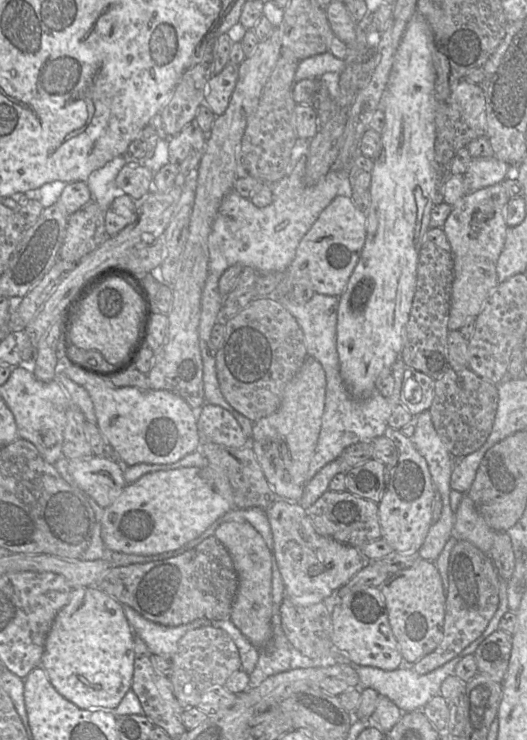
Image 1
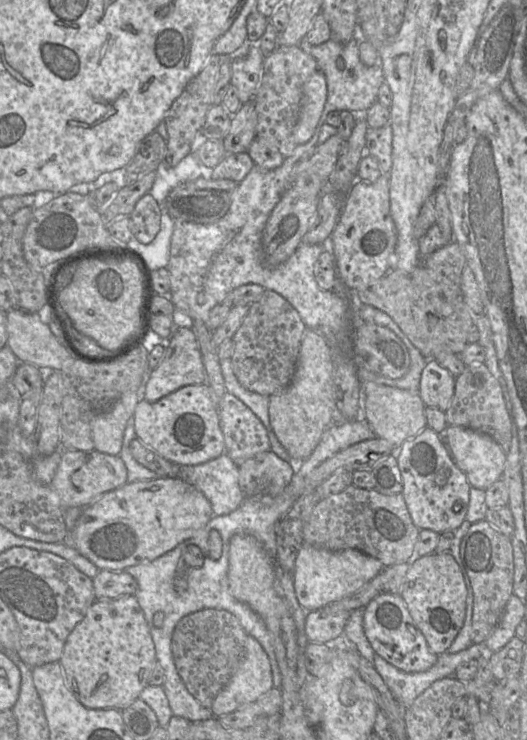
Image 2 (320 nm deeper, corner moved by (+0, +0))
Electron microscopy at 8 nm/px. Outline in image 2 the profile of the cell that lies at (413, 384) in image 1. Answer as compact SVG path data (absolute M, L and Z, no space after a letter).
M427 360L421 373L418 395L425 407L445 413L451 403L455 378L434 360Z

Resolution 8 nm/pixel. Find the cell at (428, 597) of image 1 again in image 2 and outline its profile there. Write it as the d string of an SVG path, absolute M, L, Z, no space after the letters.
M434 552L414 560L407 571L400 596L430 650L436 655L447 652L463 627L467 599L467 588L453 556Z

